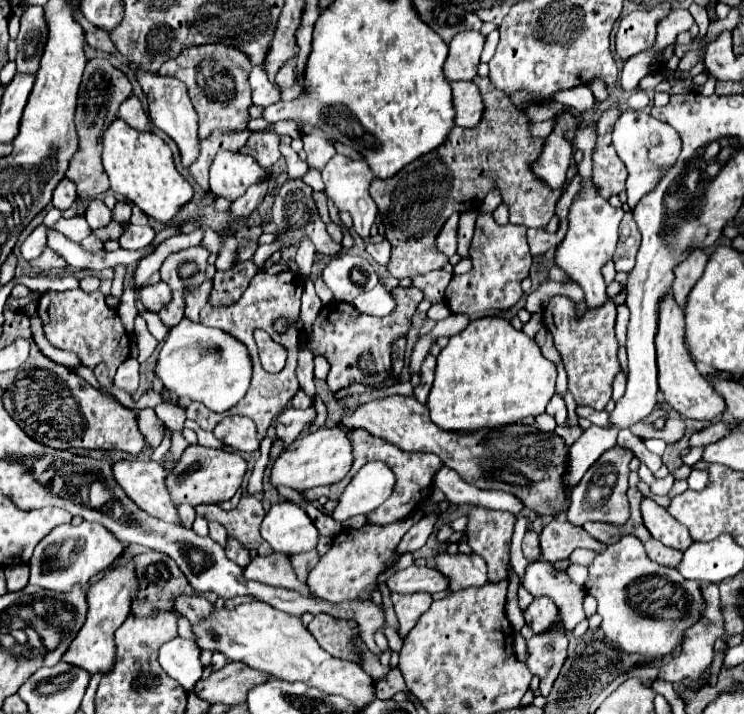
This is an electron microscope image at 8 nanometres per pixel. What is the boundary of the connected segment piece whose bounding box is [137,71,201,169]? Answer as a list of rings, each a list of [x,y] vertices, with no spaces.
[[[137,71],[137,79],[143,87],[143,93],[147,95],[149,115],[151,115],[153,123],[177,143],[177,147],[181,151],[183,169],[189,169],[199,157],[201,139],[197,135],[197,113],[195,113],[191,99],[187,95],[187,87],[175,77],[161,77],[157,73],[147,73],[147,71]]]

